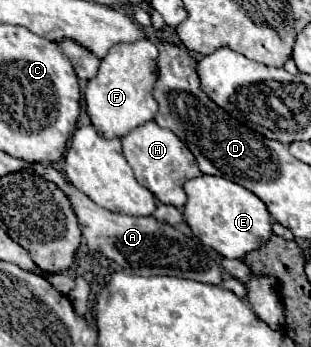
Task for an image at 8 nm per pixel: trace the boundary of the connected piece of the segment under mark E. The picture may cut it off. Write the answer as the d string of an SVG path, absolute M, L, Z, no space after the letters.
M200 175L184 183L188 197L184 219L192 233L206 245L228 259L242 259L246 253L260 249L272 235L272 217L266 205L248 189L216 175Z

